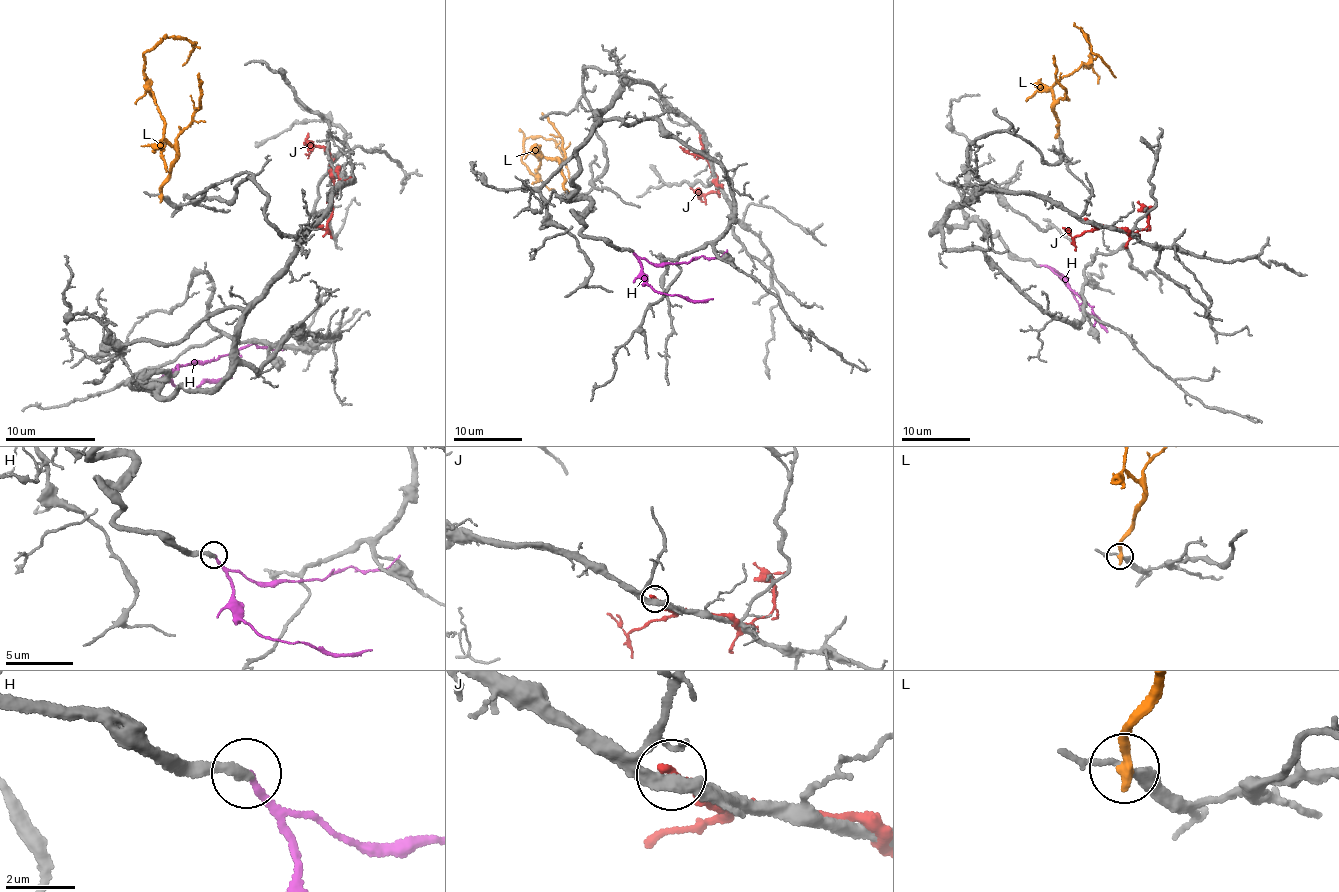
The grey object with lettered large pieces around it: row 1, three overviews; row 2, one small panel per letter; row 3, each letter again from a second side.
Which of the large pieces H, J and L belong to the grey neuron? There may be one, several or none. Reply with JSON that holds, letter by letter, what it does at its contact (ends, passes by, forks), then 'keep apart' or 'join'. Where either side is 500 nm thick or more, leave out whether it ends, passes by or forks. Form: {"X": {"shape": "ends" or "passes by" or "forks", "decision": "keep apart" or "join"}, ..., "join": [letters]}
{"H": {"shape": "ends", "decision": "keep apart"}, "J": {"shape": "ends", "decision": "keep apart"}, "L": {"shape": "ends", "decision": "keep apart"}, "join": []}

